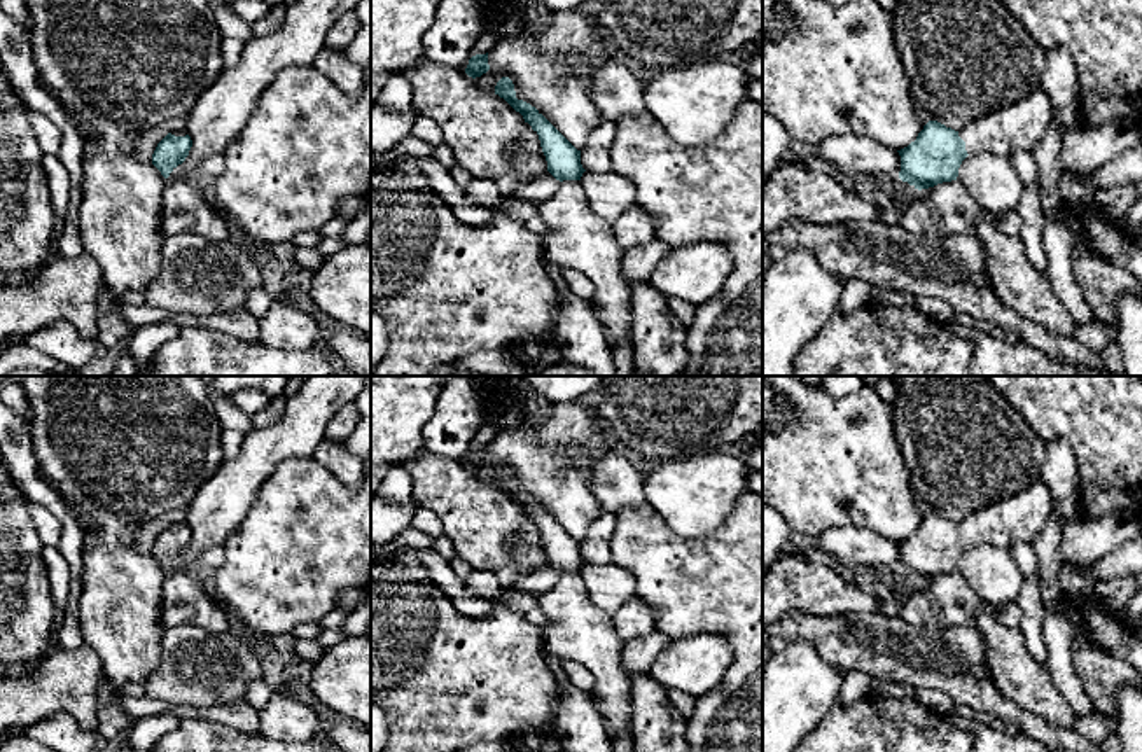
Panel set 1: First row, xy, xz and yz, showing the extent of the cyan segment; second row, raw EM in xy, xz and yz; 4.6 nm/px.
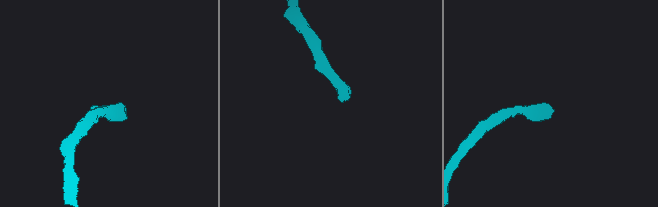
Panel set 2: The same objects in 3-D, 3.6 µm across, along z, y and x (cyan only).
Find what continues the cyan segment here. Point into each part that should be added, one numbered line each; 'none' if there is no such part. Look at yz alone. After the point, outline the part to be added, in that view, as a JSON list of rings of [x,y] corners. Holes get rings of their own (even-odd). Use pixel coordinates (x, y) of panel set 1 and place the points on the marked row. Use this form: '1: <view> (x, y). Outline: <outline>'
1: yz (1020, 126). Outline: [[[1042,87],[1011,105],[965,122],[958,136],[967,154],[990,152],[1009,157],[1013,152],[1034,154],[1053,121],[1053,107]]]

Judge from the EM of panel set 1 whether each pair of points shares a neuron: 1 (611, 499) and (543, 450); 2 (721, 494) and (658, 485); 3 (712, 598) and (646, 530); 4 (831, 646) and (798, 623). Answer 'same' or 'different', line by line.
1: different
2: same
3: same
4: same

